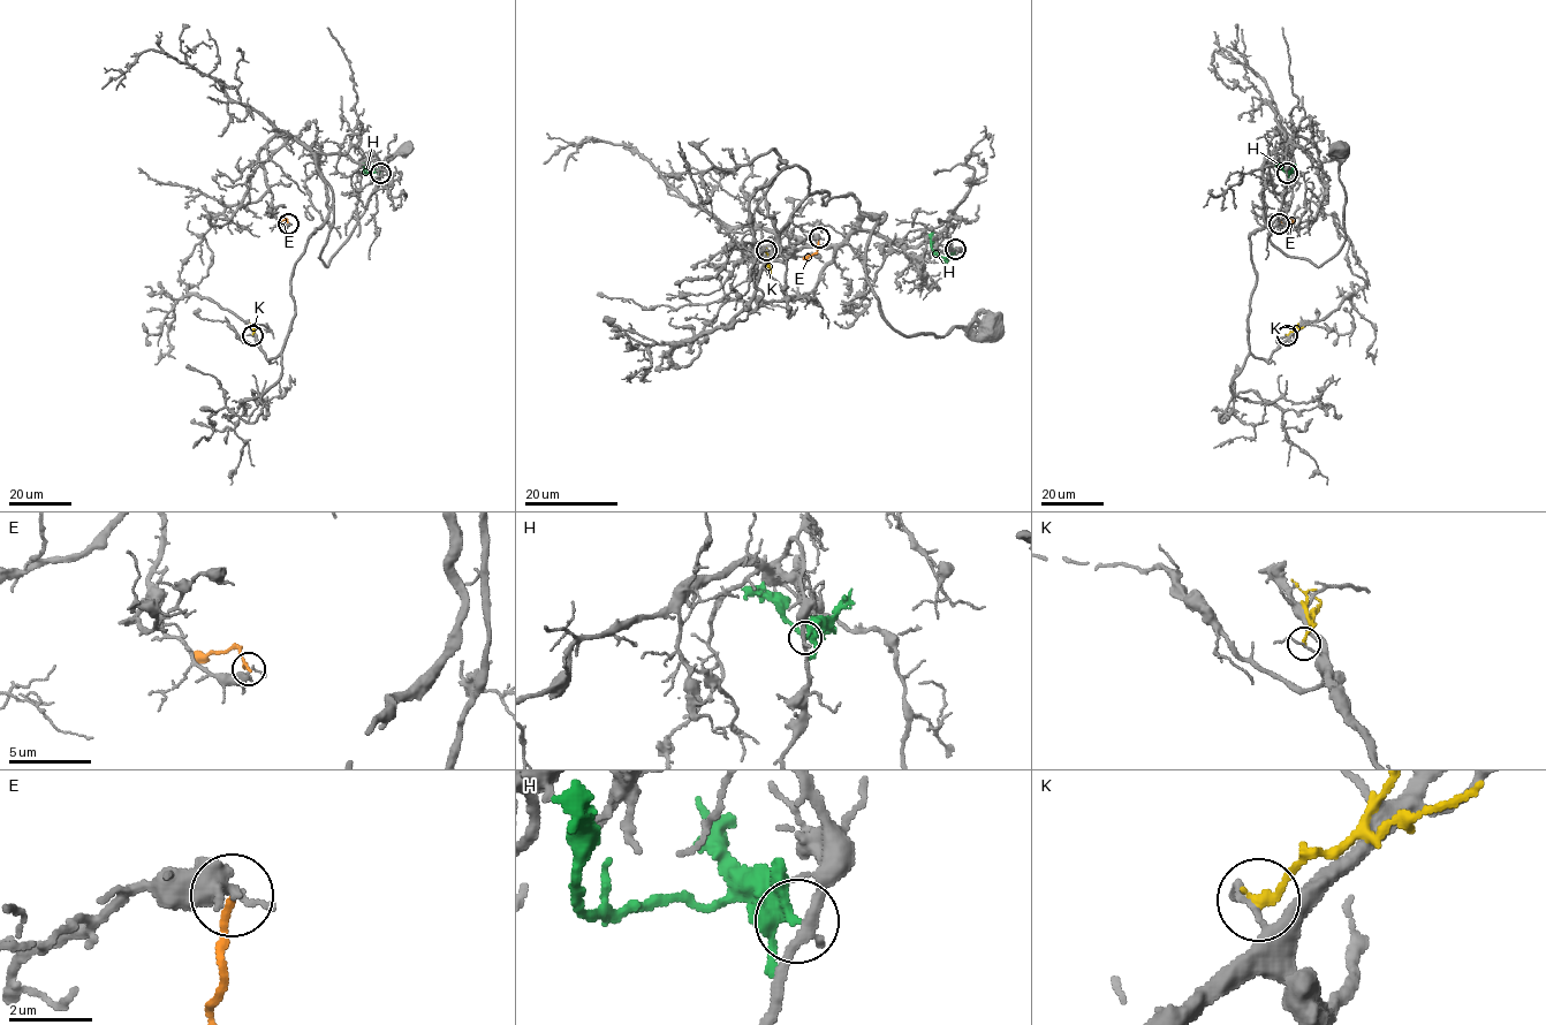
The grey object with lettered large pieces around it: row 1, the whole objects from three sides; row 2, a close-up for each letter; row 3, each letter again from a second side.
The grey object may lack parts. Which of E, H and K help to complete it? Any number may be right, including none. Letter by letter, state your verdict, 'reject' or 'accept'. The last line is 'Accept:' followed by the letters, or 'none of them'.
E: reject
H: reject
K: reject
Accept: none of them

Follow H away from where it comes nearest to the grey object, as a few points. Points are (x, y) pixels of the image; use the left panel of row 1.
H: (380, 173), (364, 173), (364, 165)

